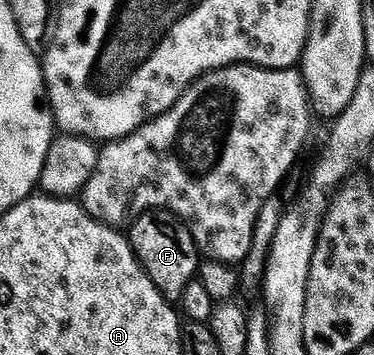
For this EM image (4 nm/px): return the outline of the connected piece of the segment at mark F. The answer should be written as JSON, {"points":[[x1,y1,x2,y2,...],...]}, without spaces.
{"points":[[152,209,140,215,129,228,129,238,133,253,145,269,149,281,169,301,179,301,183,290,197,279,201,264,201,252,191,236,191,230,180,221,178,215,170,211]]}

